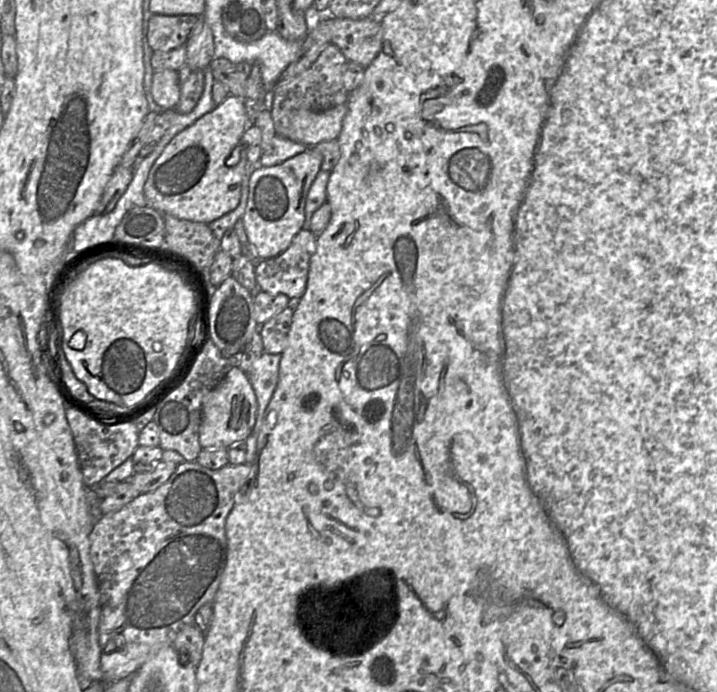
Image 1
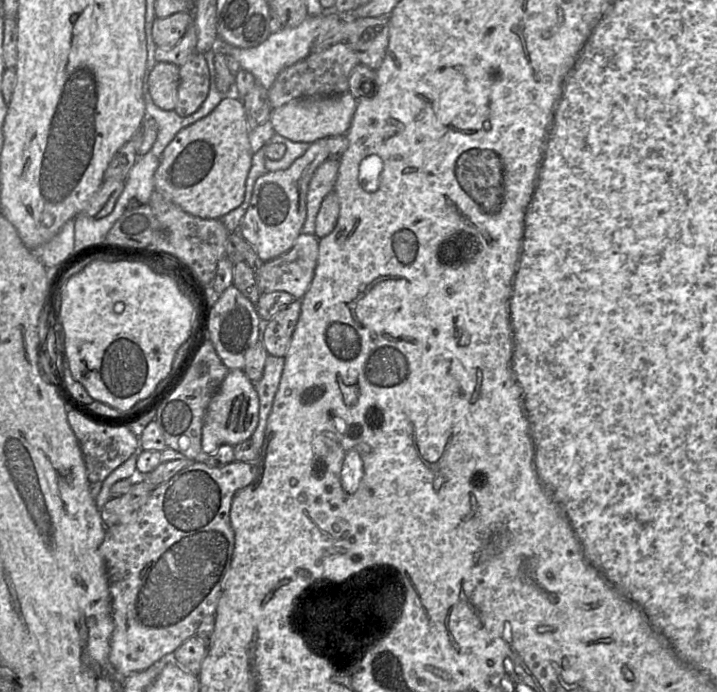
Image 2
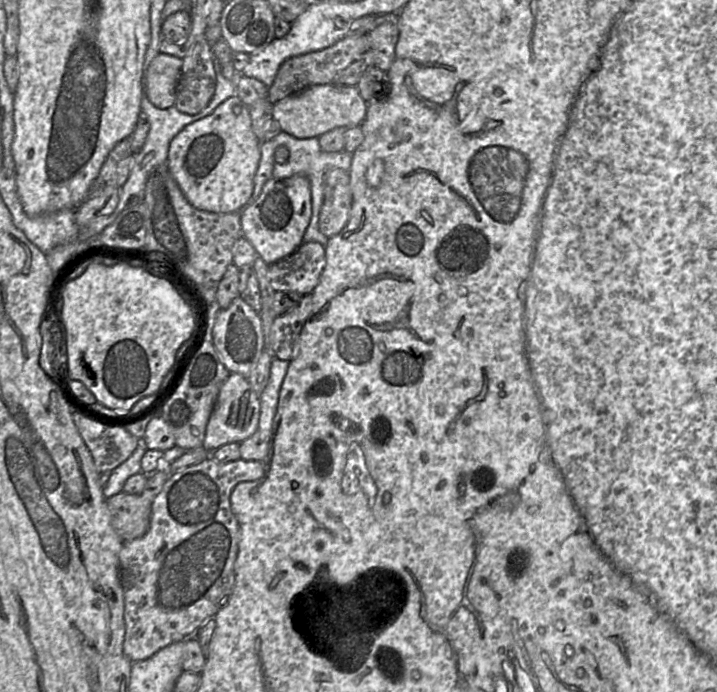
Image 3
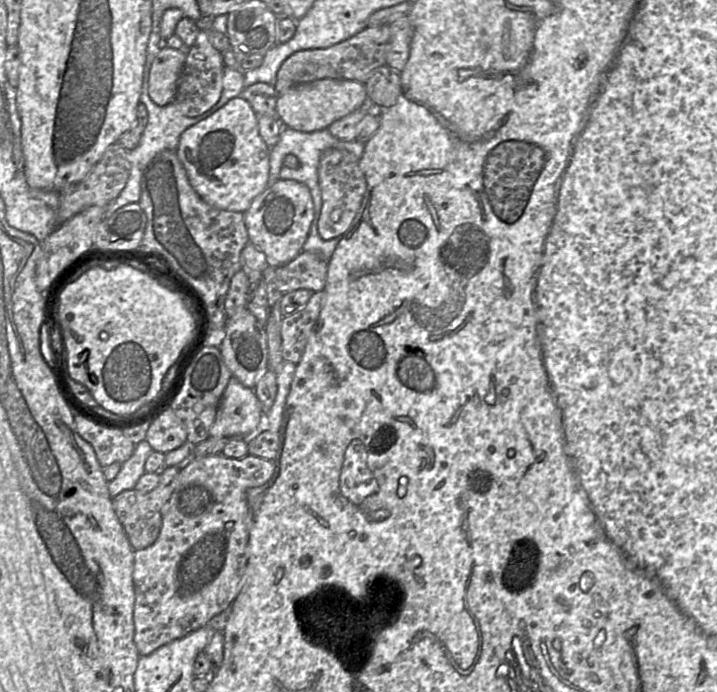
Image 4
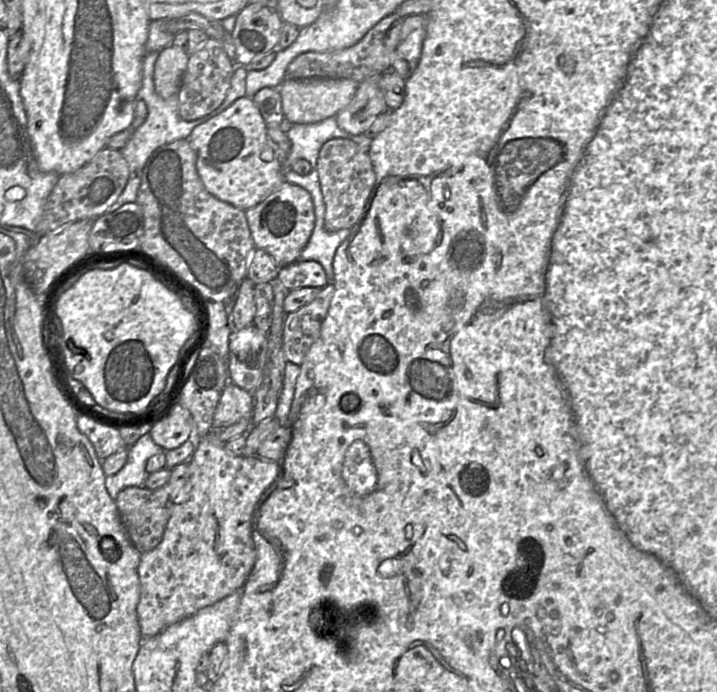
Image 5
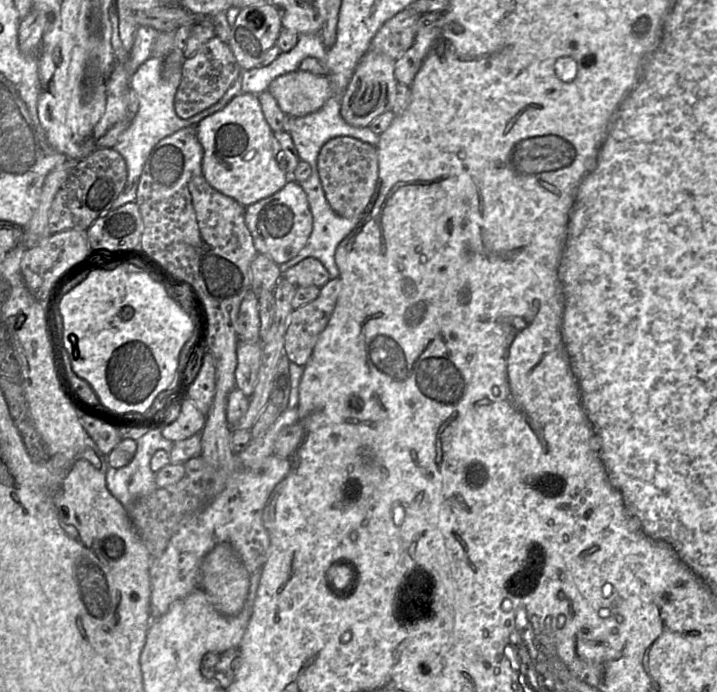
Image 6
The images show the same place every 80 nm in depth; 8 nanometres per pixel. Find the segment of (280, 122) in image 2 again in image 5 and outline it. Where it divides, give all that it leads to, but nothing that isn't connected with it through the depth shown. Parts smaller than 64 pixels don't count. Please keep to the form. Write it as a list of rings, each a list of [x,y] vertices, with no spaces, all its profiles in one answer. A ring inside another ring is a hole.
[[[285,78],[279,86],[284,118],[292,124],[313,124],[336,116],[352,101],[358,85],[349,78]]]

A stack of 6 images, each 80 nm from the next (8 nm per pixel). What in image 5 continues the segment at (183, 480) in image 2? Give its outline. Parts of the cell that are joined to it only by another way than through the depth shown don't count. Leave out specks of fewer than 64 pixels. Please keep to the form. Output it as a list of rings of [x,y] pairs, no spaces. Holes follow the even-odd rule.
[[[214,429],[199,440],[188,463],[190,467],[190,477],[179,496],[175,499],[162,541],[156,548],[141,555],[138,567],[140,598],[136,610],[142,638],[156,636],[169,626],[194,615],[202,608],[210,606],[232,593],[240,592],[242,590],[257,558],[257,549],[254,543],[252,530],[255,509],[263,493],[275,481],[280,472],[279,461],[263,459],[257,454],[243,456],[232,455],[225,449],[225,443],[218,439]]]

